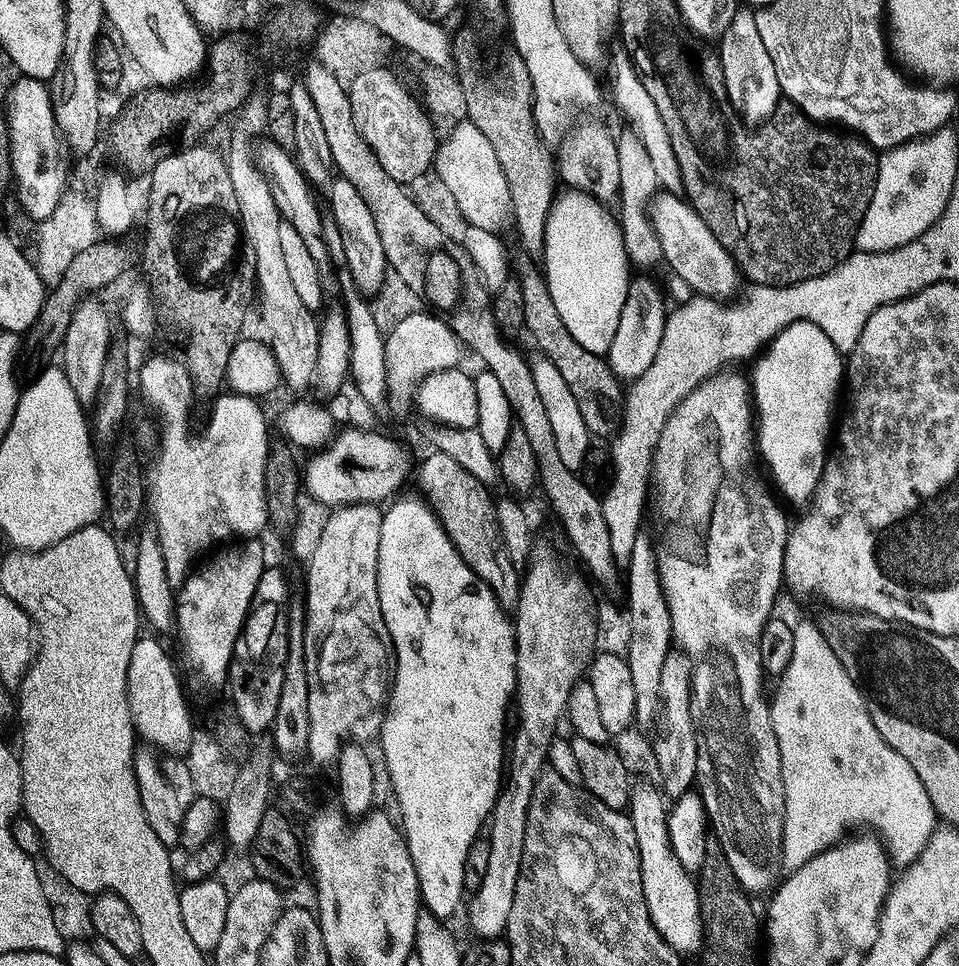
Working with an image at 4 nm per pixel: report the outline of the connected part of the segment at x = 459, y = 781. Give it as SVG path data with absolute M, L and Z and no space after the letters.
M396 498L387 505L382 518L382 538L378 538L378 598L382 606L384 621L392 639L394 649L394 679L390 684L388 707L384 713L384 725L380 728L378 745L384 751L384 764L388 767L388 780L392 783L392 792L396 795L396 804L400 807L400 820L404 839L408 841L410 858L420 887L420 899L423 907L438 920L447 921L448 916L456 912L460 904L460 895L466 892L464 886L464 867L466 854L470 846L481 835L486 821L491 817L496 796L502 787L502 769L506 764L506 732L504 736L504 711L509 711L510 701L516 690L516 638L514 624L506 617L505 609L500 607L496 596L466 566L458 550L450 542L440 519L432 513L423 499L400 500Z

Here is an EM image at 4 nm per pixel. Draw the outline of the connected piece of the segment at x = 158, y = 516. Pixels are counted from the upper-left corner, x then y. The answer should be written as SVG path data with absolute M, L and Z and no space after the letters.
M168 356L150 357L140 368L140 384L145 402L156 411L156 416L160 419L156 461L152 464L152 473L148 472L146 476L146 508L150 518L156 523L162 558L166 562L166 578L176 590L188 579L193 567L192 559L199 552L206 551L219 540L255 537L260 534L256 532L263 530L264 523L269 523L268 491L264 485L270 455L270 444L267 444L268 426L264 422L263 412L256 405L259 403L253 397L220 394L215 397L216 405L208 416L212 432L206 428L200 436L191 436L188 433L188 415L192 412L194 389L188 370L179 359L171 360Z

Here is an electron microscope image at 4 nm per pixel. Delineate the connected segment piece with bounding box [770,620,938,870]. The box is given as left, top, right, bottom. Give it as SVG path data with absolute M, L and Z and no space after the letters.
M804 620L800 625L797 623L793 627L792 633L794 634L794 654L790 654L790 662L784 673L778 678L777 684L780 685L776 688L776 697L771 697L770 700L774 734L778 734L778 750L780 751L782 782L784 783L784 833L782 834L782 850L780 851L783 867L789 868L788 870L801 868L819 852L824 852L833 844L840 843L842 837L847 833L844 832L847 828L856 828L861 824L862 827L873 828L877 832L873 833L884 845L884 851L888 854L891 867L903 870L916 861L918 854L922 854L926 842L930 842L930 834L938 827L938 817L930 802L930 794L926 794L926 786L922 786L922 778L918 778L918 774L914 774L914 766L910 766L910 762L906 762L906 758L902 758L902 754L898 754L898 750L886 746L882 734L878 734L872 721L870 704L865 693L861 692L860 687L850 678L850 674L846 674L842 662L838 662L834 650L830 650L830 646L824 641L824 635L820 632L819 627L813 621L811 624L810 621Z

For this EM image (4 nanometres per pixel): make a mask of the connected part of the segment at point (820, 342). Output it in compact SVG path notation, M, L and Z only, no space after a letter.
M799 320L794 322L790 326L786 326L783 330L773 339L770 343L759 353L758 359L755 361L756 365L752 368L752 376L750 375L750 395L754 405L754 448L760 456L764 459L764 464L768 467L767 475L770 477L772 475L771 483L774 485L776 483L775 491L785 496L792 504L801 504L801 506L807 505L812 499L814 490L818 486L820 481L820 476L824 473L824 461L830 451L830 433L834 428L834 412L832 416L832 403L837 403L838 393L841 391L842 384L841 381L845 379L846 376L846 360L841 352L836 349L834 342L830 342L830 338L826 338L826 334L822 334L822 330L818 326L814 326L814 322L809 320Z

